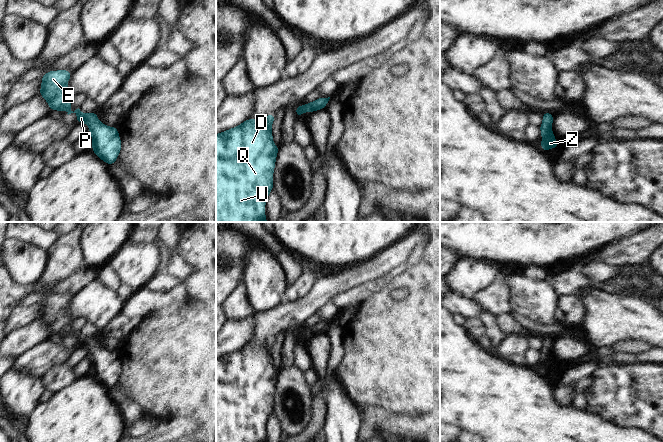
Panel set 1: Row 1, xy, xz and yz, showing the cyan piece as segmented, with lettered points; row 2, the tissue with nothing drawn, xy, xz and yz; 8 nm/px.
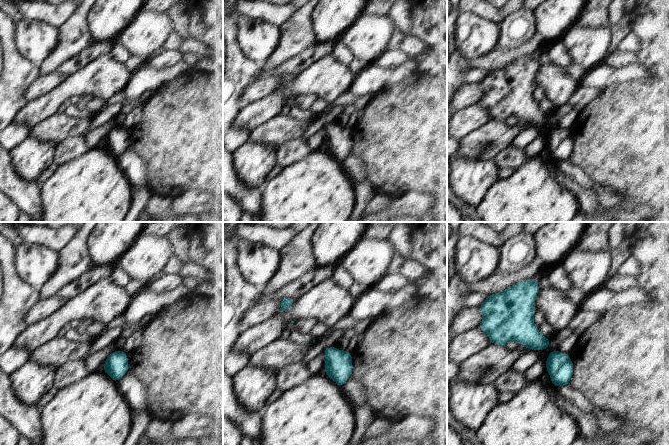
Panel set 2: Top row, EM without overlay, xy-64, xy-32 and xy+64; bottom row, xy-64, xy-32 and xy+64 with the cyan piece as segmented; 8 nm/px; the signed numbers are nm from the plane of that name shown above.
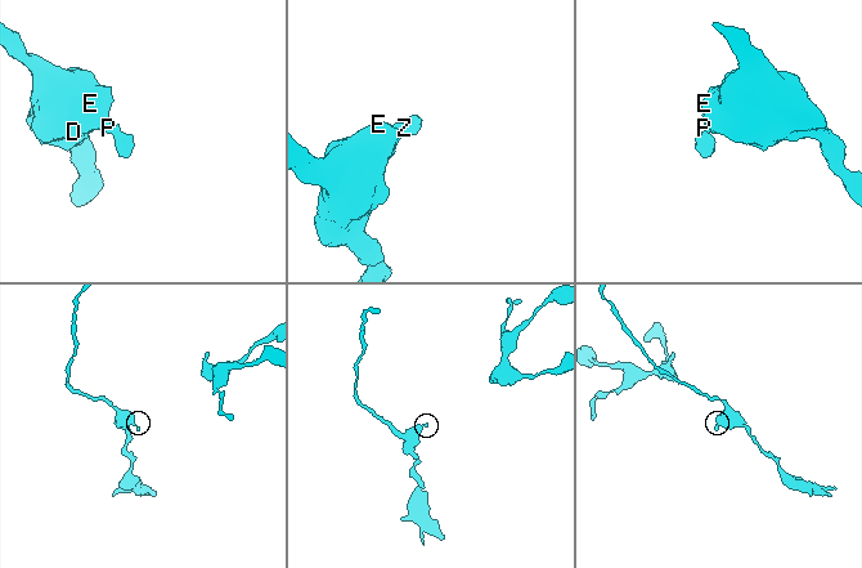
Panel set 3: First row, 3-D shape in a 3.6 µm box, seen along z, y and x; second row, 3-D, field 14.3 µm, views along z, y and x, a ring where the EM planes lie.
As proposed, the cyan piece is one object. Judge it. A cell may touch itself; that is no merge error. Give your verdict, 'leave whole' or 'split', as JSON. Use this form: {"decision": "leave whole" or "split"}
{"decision": "leave whole"}

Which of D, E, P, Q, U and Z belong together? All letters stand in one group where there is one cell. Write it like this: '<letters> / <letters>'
D E P Q U Z

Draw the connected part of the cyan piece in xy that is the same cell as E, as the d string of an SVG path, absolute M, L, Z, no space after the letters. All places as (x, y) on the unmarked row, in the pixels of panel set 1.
M67 294L49 295L46 297L41 302L42 310L39 319L46 323L50 334L56 333L60 336L67 334L68 339L77 337L78 341L75 345L84 346L89 350L93 363L92 373L94 377L108 389L114 388L121 374L121 364L117 351L107 351L102 348L98 344L97 336L84 338L79 332L74 336L70 333L70 323L74 318L68 314L66 308L70 303L71 297Z

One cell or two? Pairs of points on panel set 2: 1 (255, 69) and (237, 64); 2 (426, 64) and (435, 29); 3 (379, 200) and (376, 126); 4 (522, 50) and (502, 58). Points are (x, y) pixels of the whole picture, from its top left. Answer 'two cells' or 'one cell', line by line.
1: one cell
2: one cell
3: two cells
4: one cell

